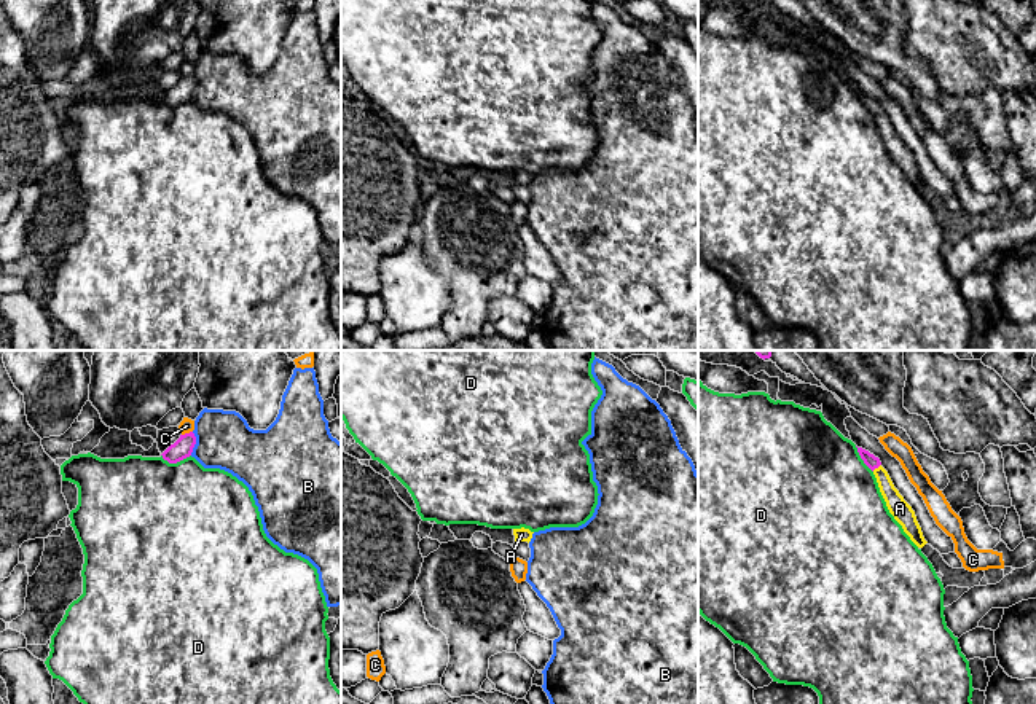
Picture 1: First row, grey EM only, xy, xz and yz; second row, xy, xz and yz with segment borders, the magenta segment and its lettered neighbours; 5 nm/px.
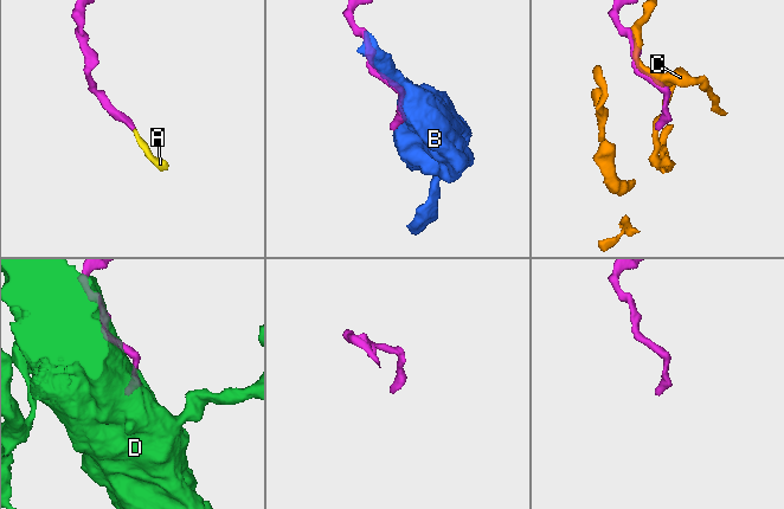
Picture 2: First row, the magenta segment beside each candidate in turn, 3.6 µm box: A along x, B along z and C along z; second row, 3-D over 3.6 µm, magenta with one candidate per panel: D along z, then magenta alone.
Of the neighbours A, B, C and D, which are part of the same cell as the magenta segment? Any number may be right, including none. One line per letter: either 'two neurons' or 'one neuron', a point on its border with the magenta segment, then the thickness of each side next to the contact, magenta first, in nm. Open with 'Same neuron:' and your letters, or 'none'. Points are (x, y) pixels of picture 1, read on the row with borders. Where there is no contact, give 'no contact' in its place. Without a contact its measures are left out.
Same neuron: A
A: one neuron; meets magenta in yz at (875, 467); 70 nm thick on the magenta side, 100 nm on the other
B: two neurons; meets magenta in xy at (195, 443); 100 nm thick on the magenta side, 280 nm on the other
C: two neurons; meets magenta in xy at (187, 434); 100 nm thick on the magenta side, 70 nm on the other
D: two neurons; meets magenta in xy at (176, 462); 100 nm thick on the magenta side, 500 nm on the other

